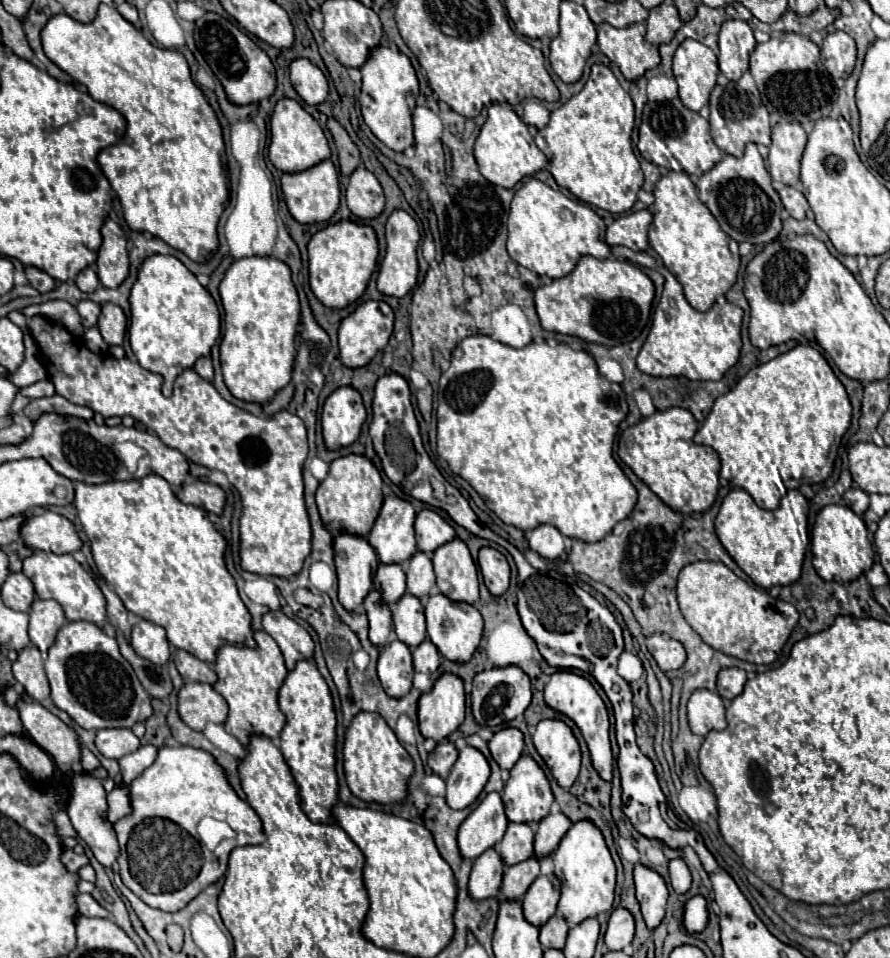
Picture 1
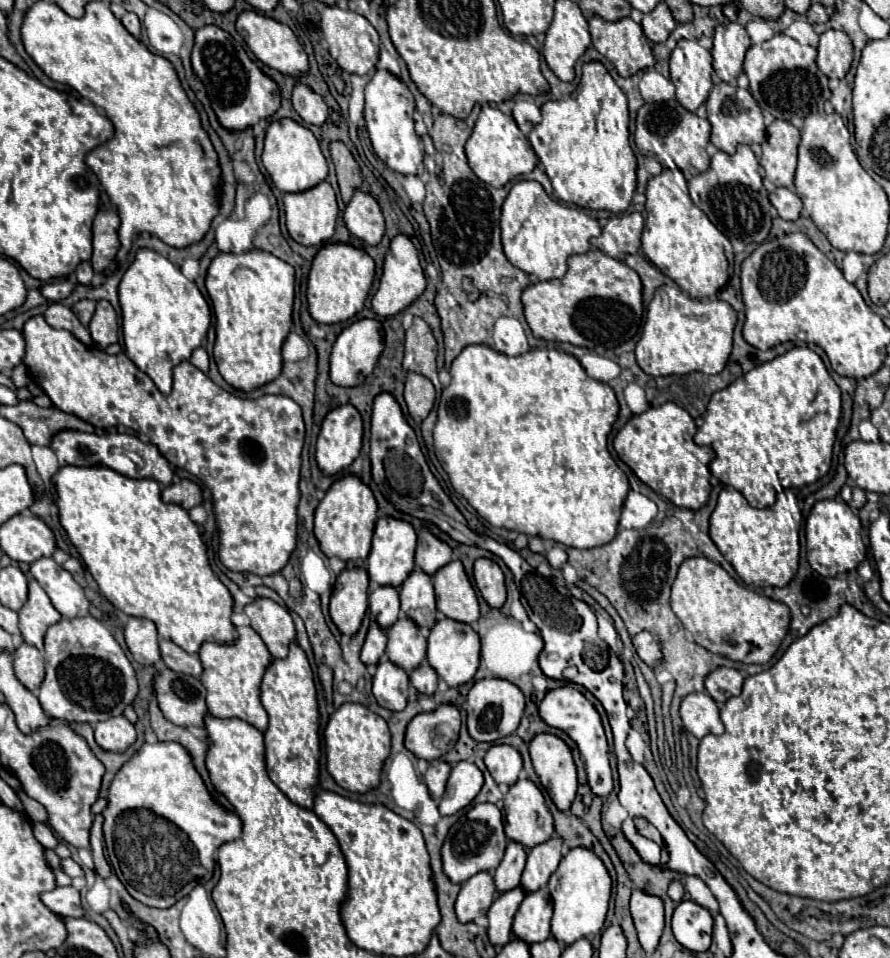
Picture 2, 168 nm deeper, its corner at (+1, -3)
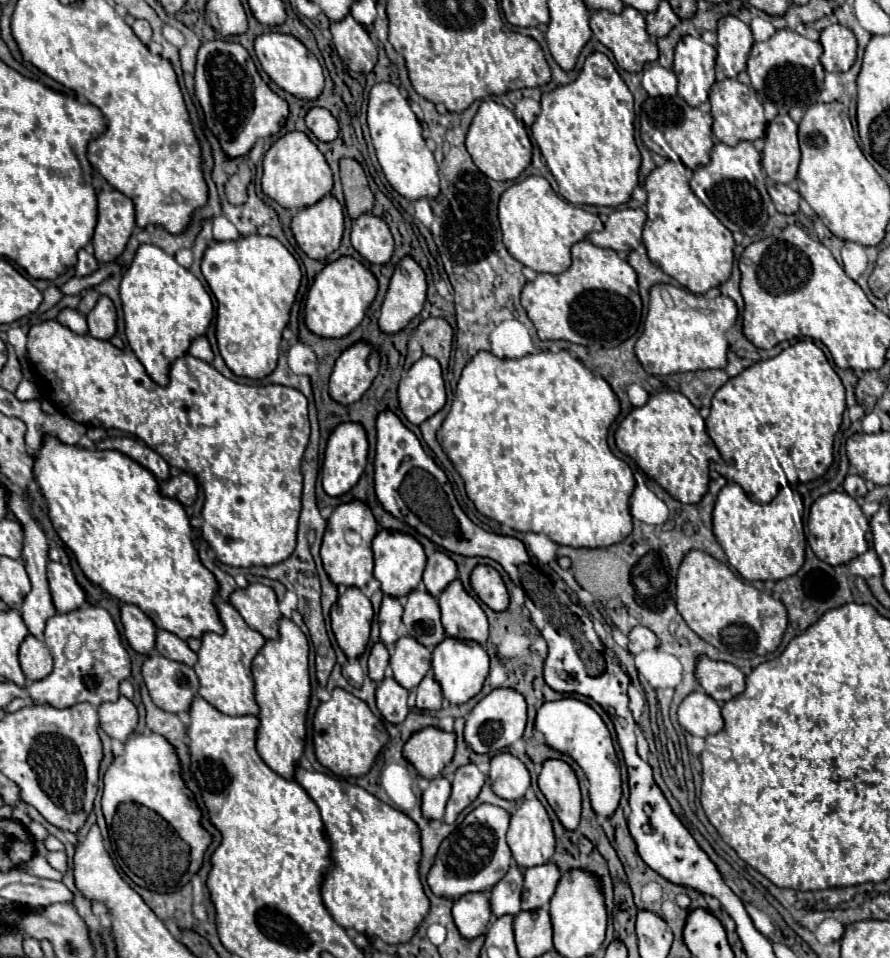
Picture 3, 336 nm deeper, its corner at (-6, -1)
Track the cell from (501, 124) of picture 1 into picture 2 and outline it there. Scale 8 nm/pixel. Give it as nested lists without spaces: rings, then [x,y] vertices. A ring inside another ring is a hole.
[[[489,104],[483,106],[477,118],[473,134],[465,144],[465,154],[467,154],[469,166],[475,172],[475,176],[491,184],[493,188],[503,188],[507,182],[515,180],[517,176],[529,174],[539,162],[535,150],[531,148],[527,136],[519,130],[513,116],[507,116],[499,108],[489,106]]]

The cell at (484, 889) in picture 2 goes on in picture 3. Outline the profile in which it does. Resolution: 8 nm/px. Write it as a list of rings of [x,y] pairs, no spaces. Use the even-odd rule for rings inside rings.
[[[466,894],[452,906],[452,918],[458,932],[466,940],[486,934],[492,920],[492,912],[488,910],[488,894]]]

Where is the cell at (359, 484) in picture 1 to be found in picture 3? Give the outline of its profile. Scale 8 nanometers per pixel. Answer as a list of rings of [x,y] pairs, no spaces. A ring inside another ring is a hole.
[[[358,500],[340,504],[332,512],[324,540],[322,540],[320,556],[322,556],[324,570],[334,586],[338,586],[338,588],[356,586],[360,590],[366,588],[366,584],[372,580],[372,540],[374,540],[376,532],[378,532],[378,524],[376,524],[370,508]],[[350,534],[358,536],[358,540],[352,542]]]

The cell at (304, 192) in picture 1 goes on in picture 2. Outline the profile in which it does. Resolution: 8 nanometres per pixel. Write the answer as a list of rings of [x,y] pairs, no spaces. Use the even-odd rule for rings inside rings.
[[[327,180],[319,182],[317,186],[309,188],[309,190],[285,194],[283,202],[285,202],[287,230],[295,242],[305,244],[305,246],[319,246],[333,236],[339,208],[337,208],[337,196],[335,196],[335,192]]]

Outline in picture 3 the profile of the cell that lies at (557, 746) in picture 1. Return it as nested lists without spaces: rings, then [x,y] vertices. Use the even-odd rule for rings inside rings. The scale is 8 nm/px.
[[[546,760],[538,776],[538,786],[566,830],[580,824],[580,786],[574,770],[562,760]]]

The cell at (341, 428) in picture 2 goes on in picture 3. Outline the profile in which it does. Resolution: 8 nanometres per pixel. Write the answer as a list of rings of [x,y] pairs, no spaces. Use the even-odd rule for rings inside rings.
[[[344,422],[336,426],[336,430],[328,438],[326,452],[324,452],[324,464],[322,464],[324,492],[332,498],[340,498],[346,492],[350,492],[366,468],[366,458],[368,458],[368,440],[364,428],[354,422]]]

